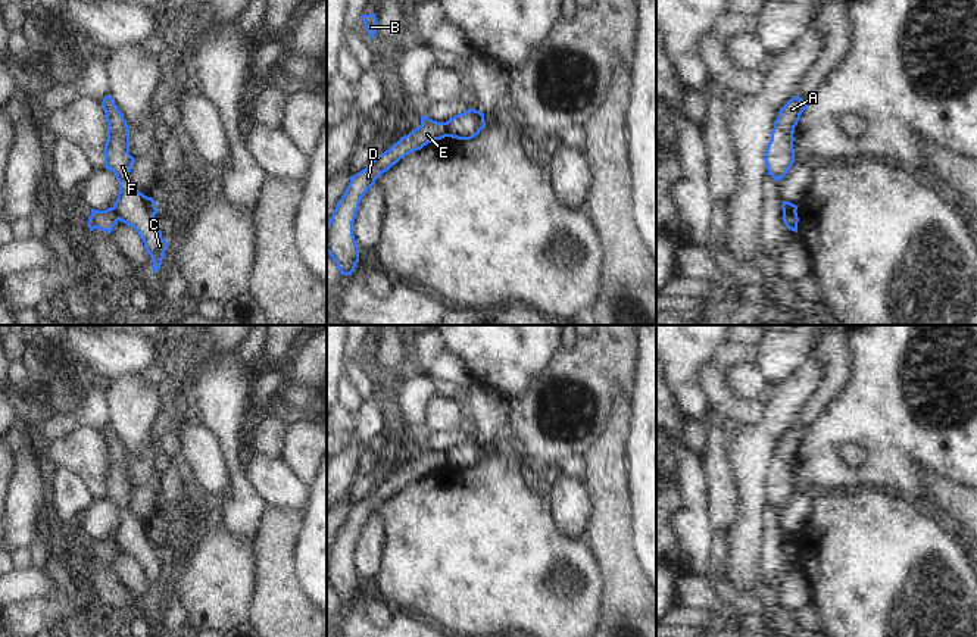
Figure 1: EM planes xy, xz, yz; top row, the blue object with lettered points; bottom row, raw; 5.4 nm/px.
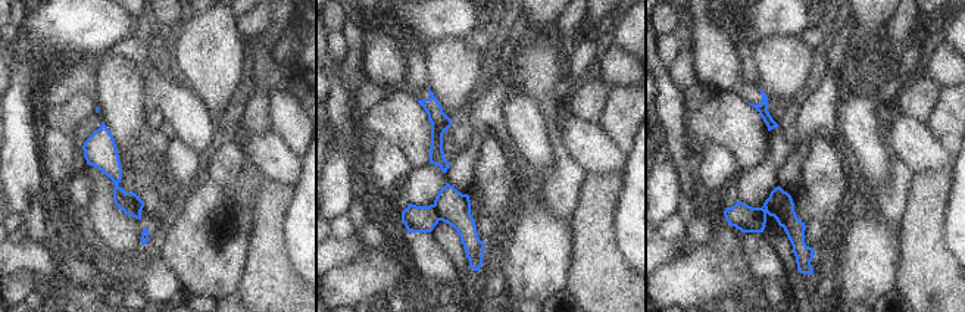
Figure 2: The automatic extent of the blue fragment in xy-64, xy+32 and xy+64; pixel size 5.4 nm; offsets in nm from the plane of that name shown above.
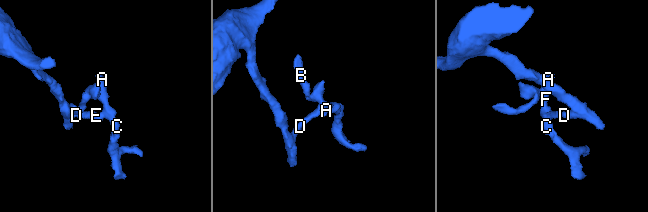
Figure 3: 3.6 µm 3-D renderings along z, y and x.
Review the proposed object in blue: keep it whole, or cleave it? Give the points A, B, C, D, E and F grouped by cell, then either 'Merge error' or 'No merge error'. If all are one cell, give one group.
Groups: A B C F / D E. Merge error.

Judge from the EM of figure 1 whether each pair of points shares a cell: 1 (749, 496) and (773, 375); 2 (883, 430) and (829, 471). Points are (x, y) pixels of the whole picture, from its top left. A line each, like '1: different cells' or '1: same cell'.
1: different cells
2: same cell

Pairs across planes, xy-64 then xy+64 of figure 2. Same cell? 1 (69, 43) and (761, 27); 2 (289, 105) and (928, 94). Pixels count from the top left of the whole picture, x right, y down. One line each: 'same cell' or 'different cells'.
1: same cell
2: different cells

